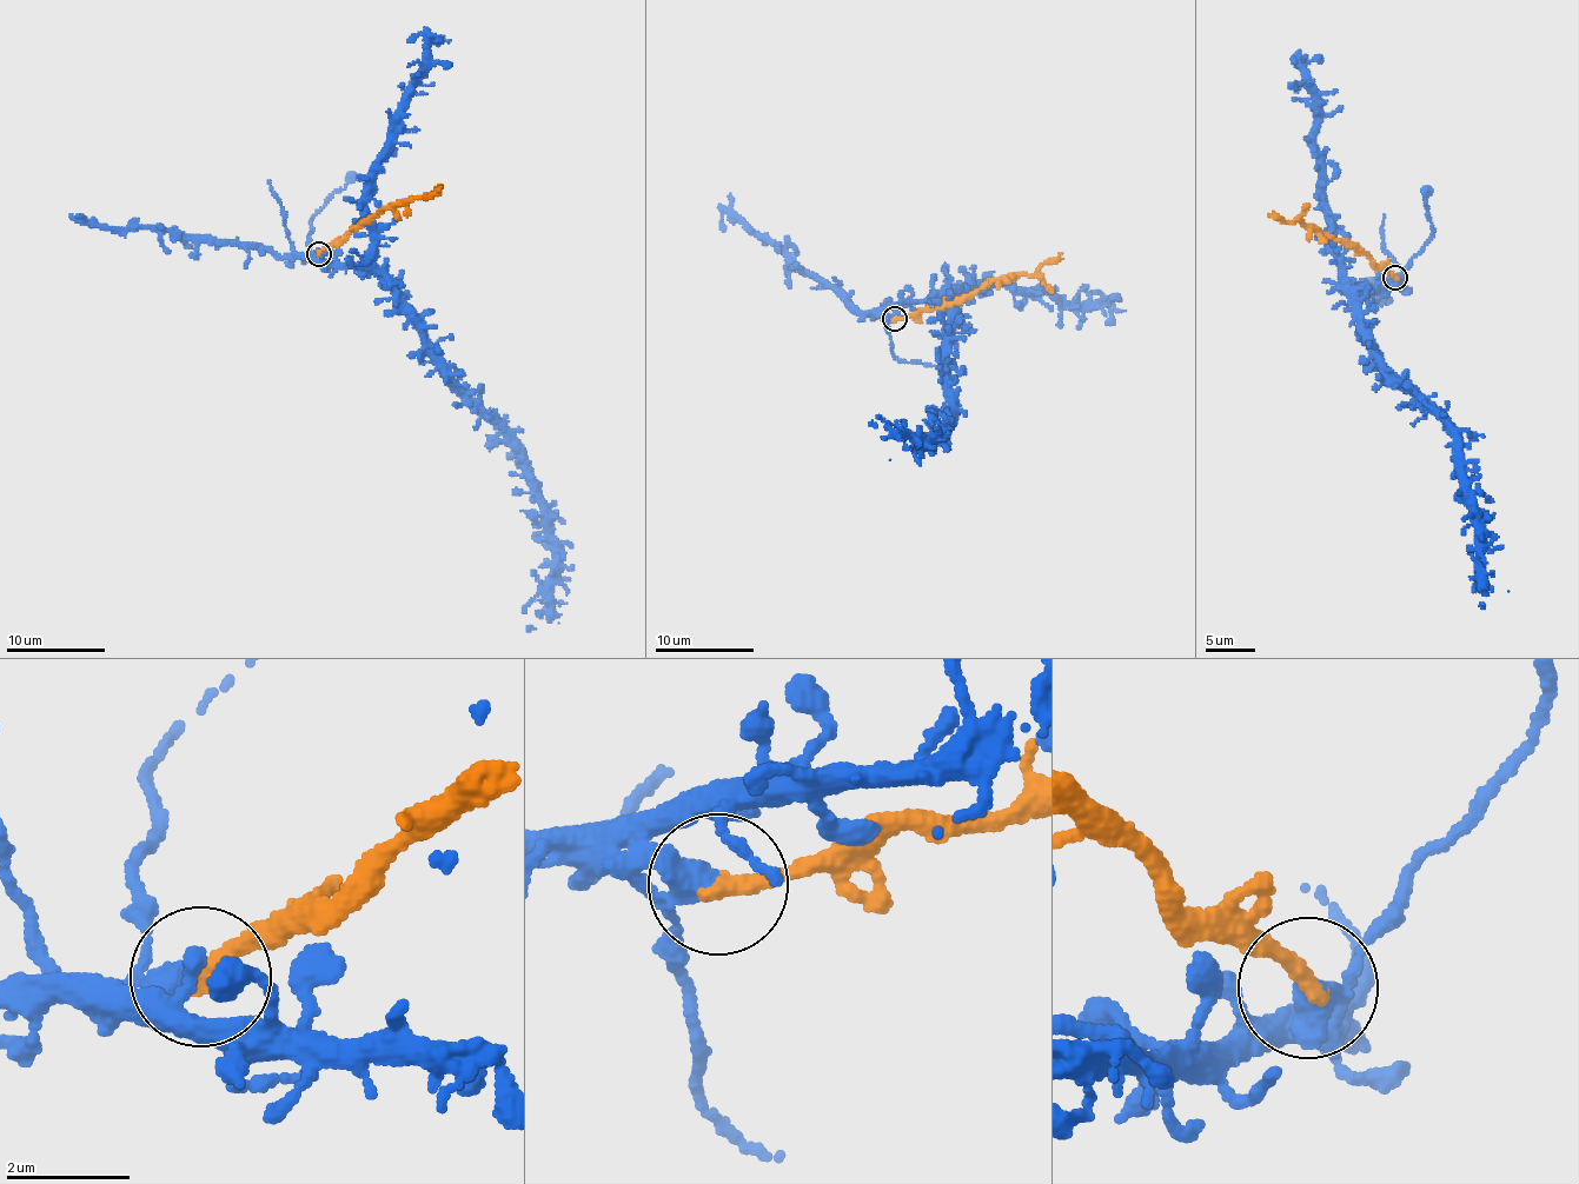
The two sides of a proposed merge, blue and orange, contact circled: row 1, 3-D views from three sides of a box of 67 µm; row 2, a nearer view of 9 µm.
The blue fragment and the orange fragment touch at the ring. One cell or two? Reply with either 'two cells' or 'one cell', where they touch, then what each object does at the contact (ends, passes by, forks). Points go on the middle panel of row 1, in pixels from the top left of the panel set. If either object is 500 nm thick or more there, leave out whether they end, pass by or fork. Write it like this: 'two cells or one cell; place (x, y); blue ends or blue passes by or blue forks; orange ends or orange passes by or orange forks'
two cells; place (895, 319); blue passes by; orange ends

